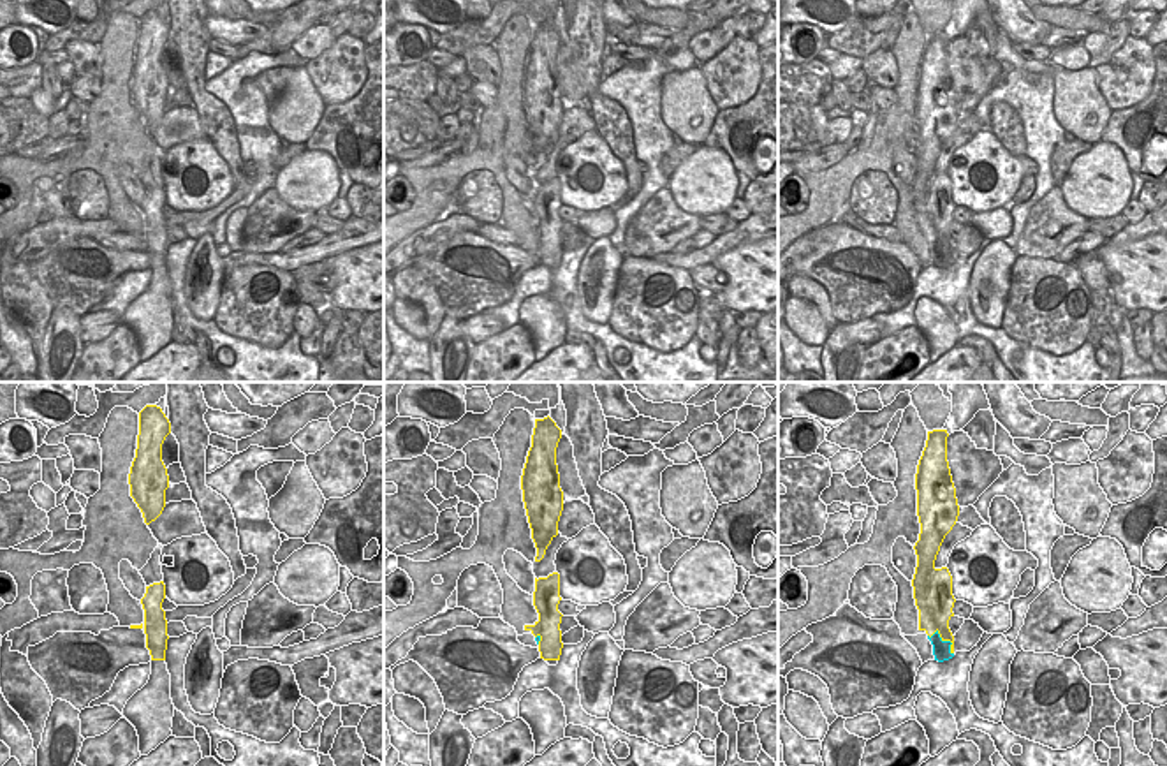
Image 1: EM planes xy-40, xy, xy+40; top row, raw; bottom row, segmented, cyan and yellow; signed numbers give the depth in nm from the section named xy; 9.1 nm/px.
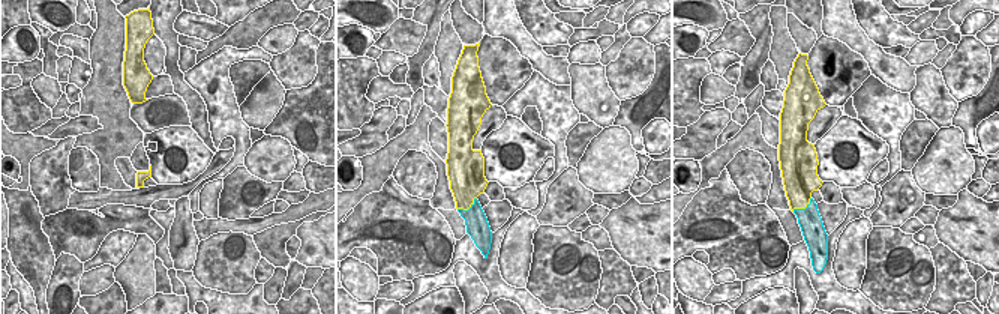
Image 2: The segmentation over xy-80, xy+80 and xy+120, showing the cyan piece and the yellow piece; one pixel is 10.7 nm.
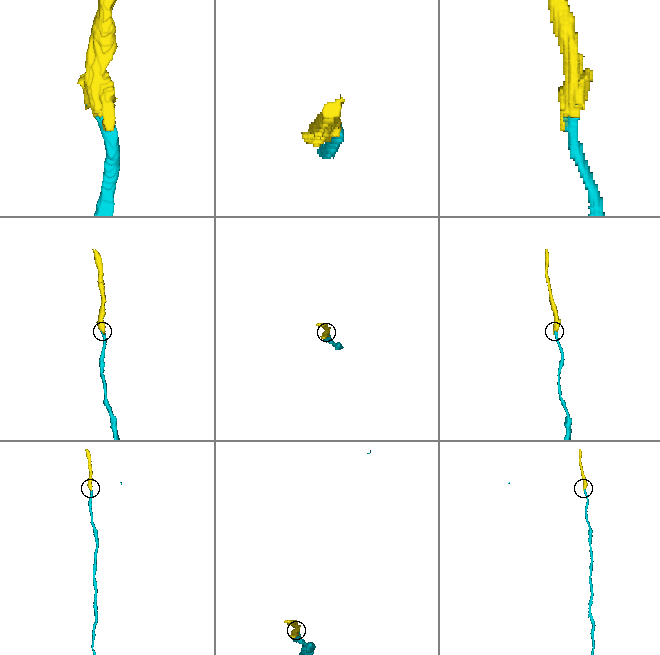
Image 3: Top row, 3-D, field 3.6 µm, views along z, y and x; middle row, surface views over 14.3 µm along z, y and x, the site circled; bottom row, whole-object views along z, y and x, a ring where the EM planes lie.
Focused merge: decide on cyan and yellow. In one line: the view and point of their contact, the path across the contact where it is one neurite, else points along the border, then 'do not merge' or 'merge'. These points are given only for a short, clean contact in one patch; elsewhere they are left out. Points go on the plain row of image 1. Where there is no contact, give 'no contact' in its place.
xy+40 (946, 247) | merge

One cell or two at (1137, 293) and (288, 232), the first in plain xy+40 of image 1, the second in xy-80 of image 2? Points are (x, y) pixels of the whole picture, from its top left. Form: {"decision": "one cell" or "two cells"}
{"decision": "two cells"}

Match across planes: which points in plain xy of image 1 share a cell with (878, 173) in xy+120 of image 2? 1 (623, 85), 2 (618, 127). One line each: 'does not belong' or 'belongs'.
1: does not belong
2: belongs

